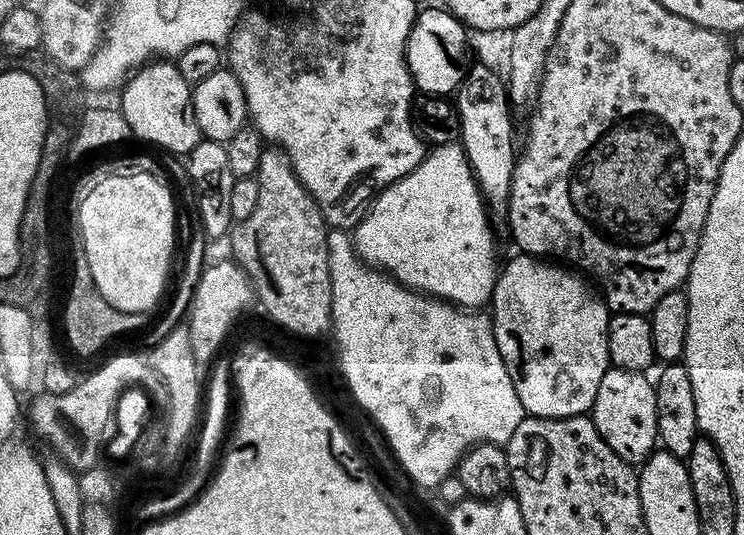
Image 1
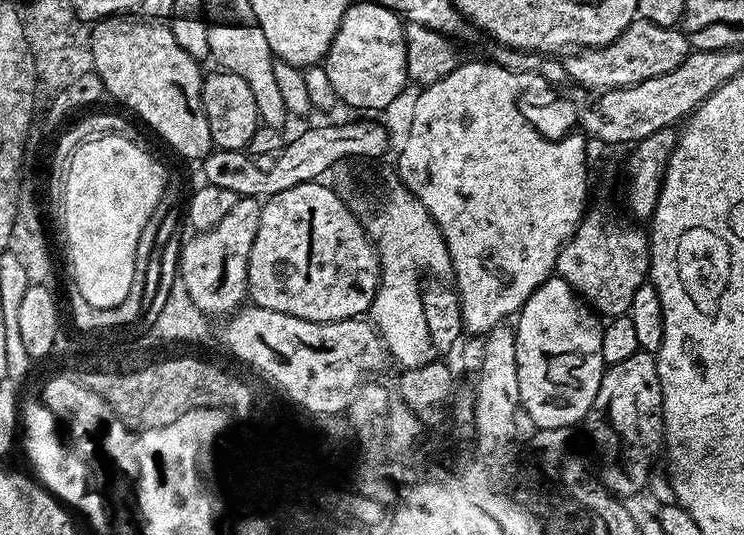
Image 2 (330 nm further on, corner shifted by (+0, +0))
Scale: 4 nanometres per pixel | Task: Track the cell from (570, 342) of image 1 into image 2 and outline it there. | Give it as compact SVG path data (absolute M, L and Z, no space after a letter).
M553 274L526 298L514 327L521 409L530 414L533 425L540 430L576 426L591 413L606 367L597 313L566 281Z

